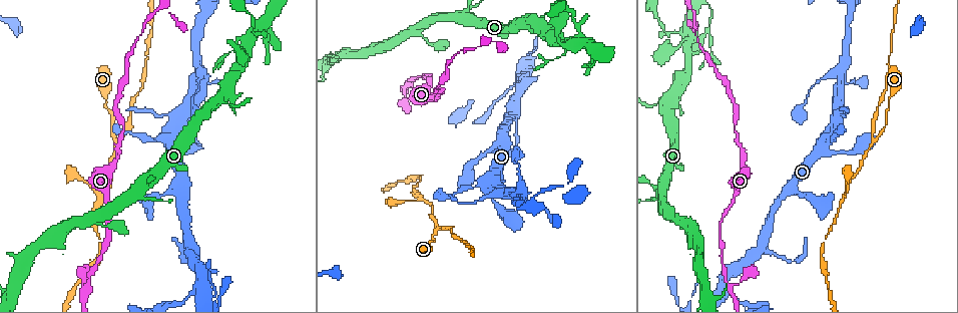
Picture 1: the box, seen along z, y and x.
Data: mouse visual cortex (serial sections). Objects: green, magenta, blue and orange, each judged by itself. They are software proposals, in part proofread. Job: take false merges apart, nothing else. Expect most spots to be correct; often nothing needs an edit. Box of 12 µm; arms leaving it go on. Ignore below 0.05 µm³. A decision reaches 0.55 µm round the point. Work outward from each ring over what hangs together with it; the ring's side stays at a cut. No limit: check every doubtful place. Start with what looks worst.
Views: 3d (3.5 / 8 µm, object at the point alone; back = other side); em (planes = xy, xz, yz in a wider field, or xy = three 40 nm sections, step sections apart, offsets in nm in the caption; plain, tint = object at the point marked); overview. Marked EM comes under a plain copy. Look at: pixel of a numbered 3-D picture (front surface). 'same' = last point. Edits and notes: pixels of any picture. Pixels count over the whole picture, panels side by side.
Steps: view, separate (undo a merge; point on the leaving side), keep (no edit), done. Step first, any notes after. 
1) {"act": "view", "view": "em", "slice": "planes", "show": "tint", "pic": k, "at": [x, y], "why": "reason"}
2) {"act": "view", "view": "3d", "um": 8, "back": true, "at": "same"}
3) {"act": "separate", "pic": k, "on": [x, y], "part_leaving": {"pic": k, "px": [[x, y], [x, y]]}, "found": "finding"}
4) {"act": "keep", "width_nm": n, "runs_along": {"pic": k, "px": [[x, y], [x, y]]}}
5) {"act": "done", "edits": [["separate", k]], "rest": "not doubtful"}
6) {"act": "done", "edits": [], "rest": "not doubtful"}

{"act": "view", "view": "em", "slice": "xy", "step": 5, "show": "tint", "pic": 1, "at": [875, 140], "why": "arms part here"}

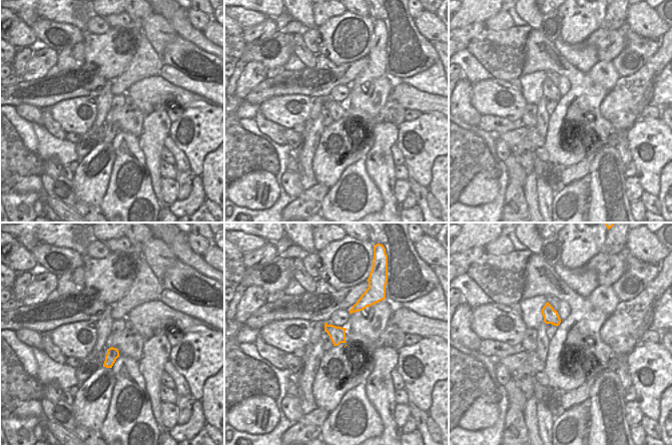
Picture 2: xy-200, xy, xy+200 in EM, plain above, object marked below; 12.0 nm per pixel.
{"act": "view", "view": "3d", "um": 3.5, "at": "same"}

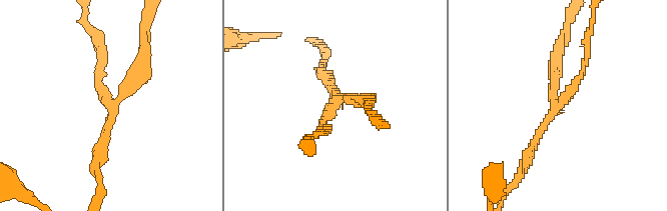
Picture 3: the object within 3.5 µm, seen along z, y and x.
{"act": "keep", "arms": 3, "runs_along": {"pic": 3, "px": [[587, 54], [526, 161]]}, "found": "one cell here"}

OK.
{"act": "view", "view": "3d", "um": 8, "pic": 1, "at": [102, 194]}

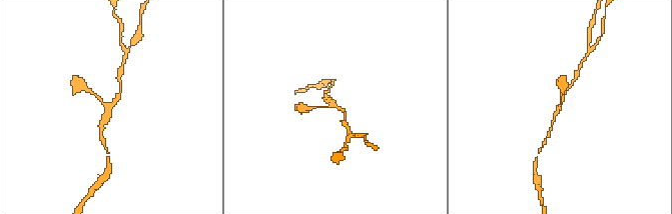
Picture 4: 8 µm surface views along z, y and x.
{"act": "view", "view": "em", "slice": "xy", "step": 3, "show": "tint", "pic": 4, "at": [559, 105], "why": "now the EM"}

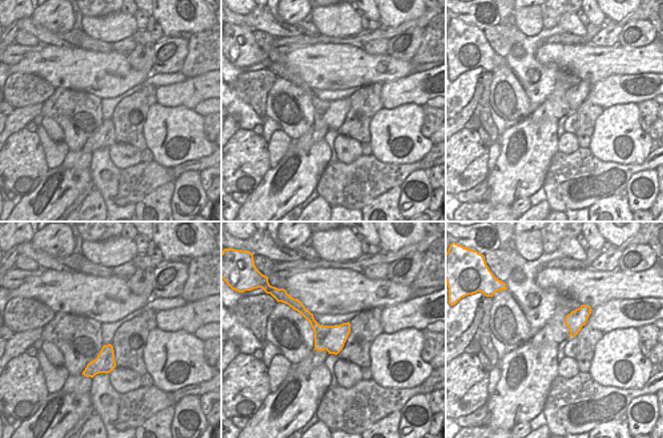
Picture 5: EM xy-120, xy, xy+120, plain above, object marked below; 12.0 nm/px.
{"act": "keep", "arms": 3, "runs_along": {"pic": 4, "px": [[574, 79], [566, 91], [551, 127]]}, "found": "continuous, no second cell"}

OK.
{"act": "view", "view": "3d", "um": 8, "pic": 1, "at": [480, 46]}

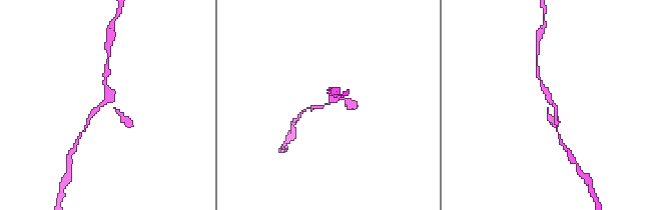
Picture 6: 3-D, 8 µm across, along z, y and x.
{"act": "view", "view": "em", "slice": "xy", "step": 1, "show": "tint", "pic": 6, "at": [550, 103], "why": "now the EM"}

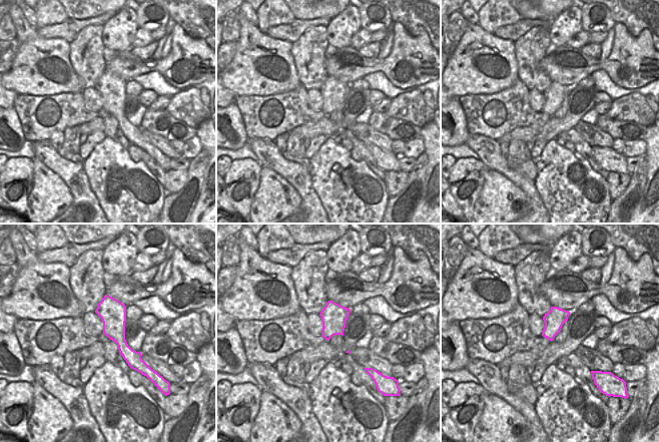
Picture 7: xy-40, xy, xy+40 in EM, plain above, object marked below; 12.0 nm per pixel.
{"act": "keep", "runs_along": {"pic": 6, "px": [[87, 124], [98, 106], [109, 100], [123, 117]]}, "found": "one cell here"}

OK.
{"act": "view", "view": "3d", "um": 3.5, "pic": 1, "at": [688, 32], "why": "four arms meet"}

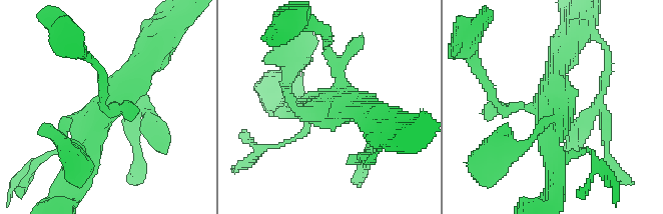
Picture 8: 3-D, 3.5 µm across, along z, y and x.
{"act": "view", "view": "em", "slice": "xy", "step": 1, "show": "tint", "pic": 8, "at": [558, 110], "arms": 4, "arm_widths_nm": [150, 200, 300, 350]}

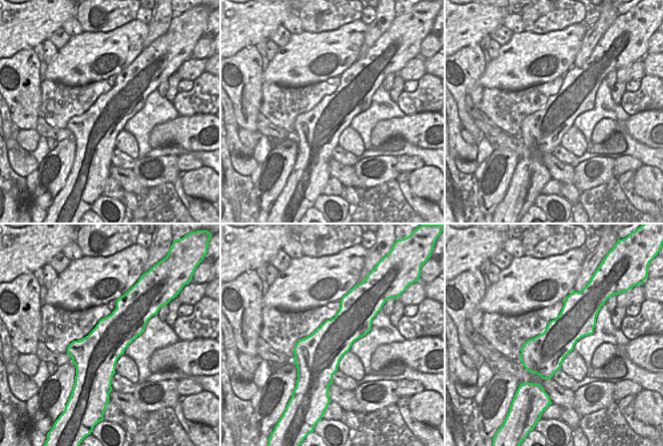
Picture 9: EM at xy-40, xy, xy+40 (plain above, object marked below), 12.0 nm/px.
{"act": "keep", "runs_along": {"pic": 8, "px": [[77, 168], [96, 115], [148, 57]]}, "found": "one cell here"}

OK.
{"act": "done", "edits": [], "rest": "not doubtful"}

